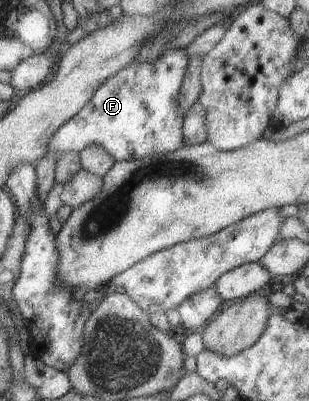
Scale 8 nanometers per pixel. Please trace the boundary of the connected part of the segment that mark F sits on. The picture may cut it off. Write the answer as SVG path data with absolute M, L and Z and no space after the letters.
M168 49L154 61L135 58L130 65L103 81L82 109L56 129L46 143L46 152L79 152L88 145L98 145L117 162L183 148L186 146L182 135L184 112L178 109L178 99L187 63L184 49Z

